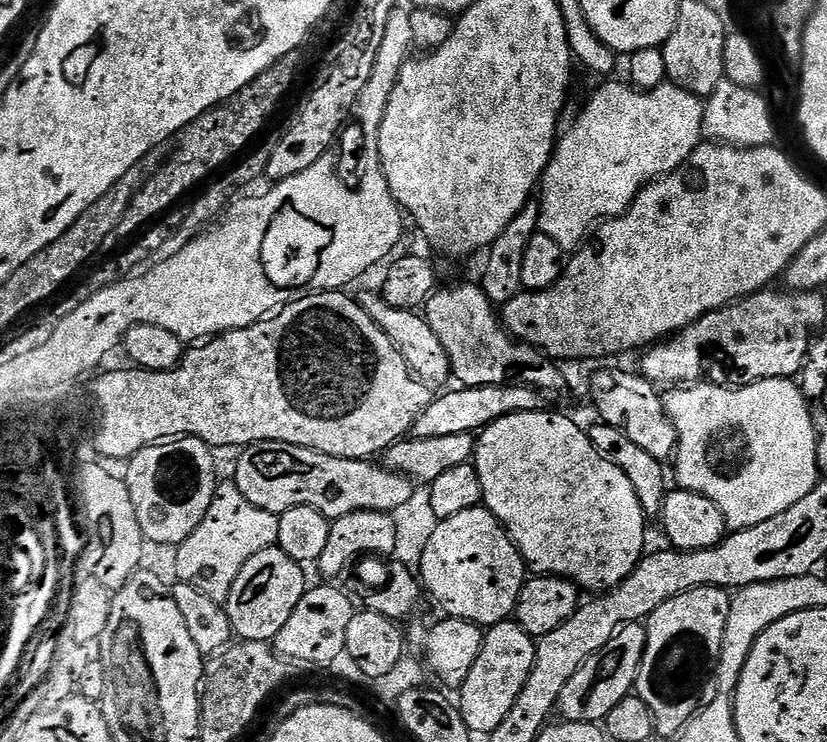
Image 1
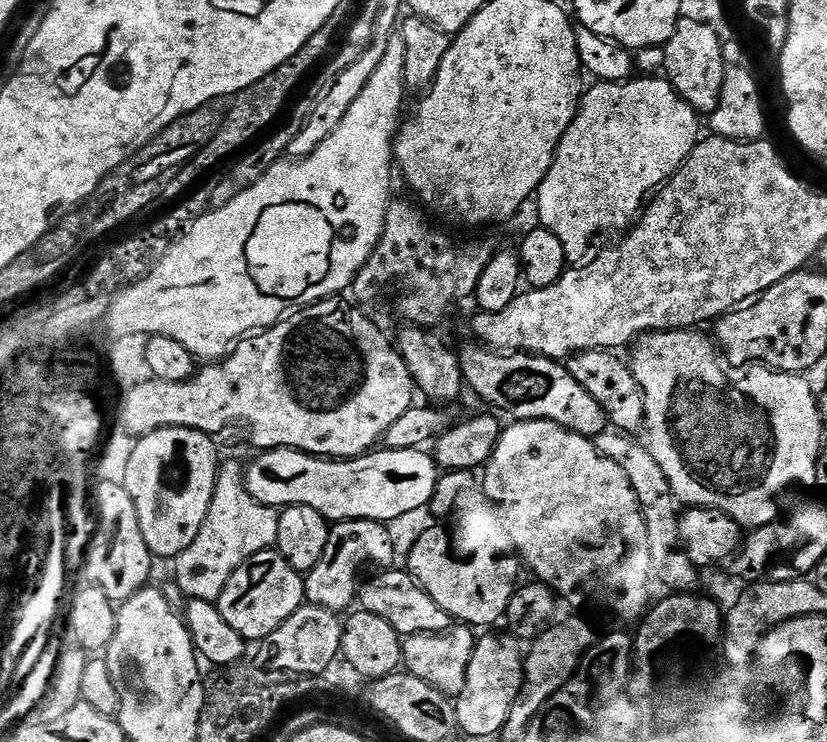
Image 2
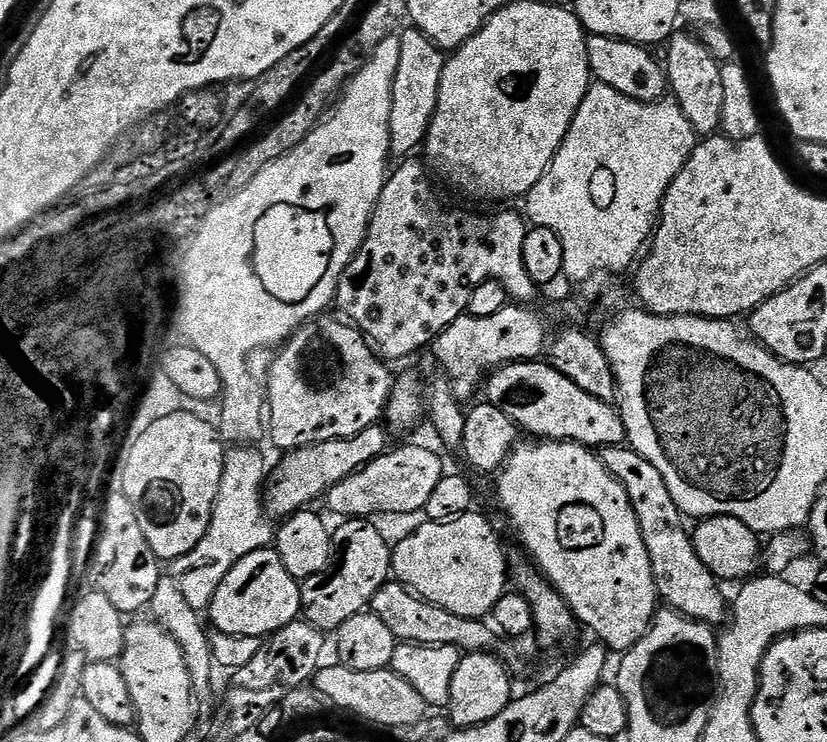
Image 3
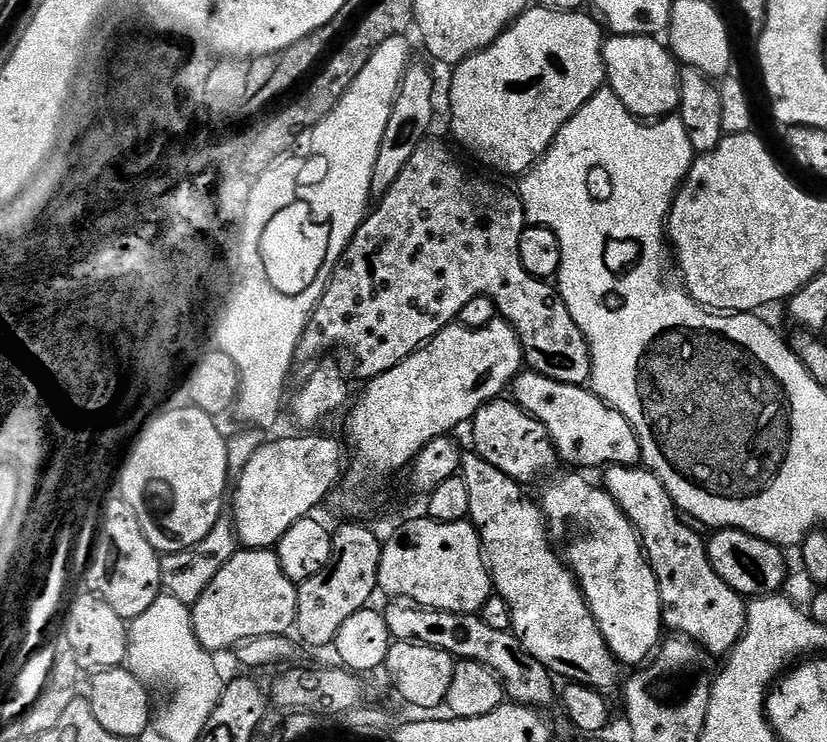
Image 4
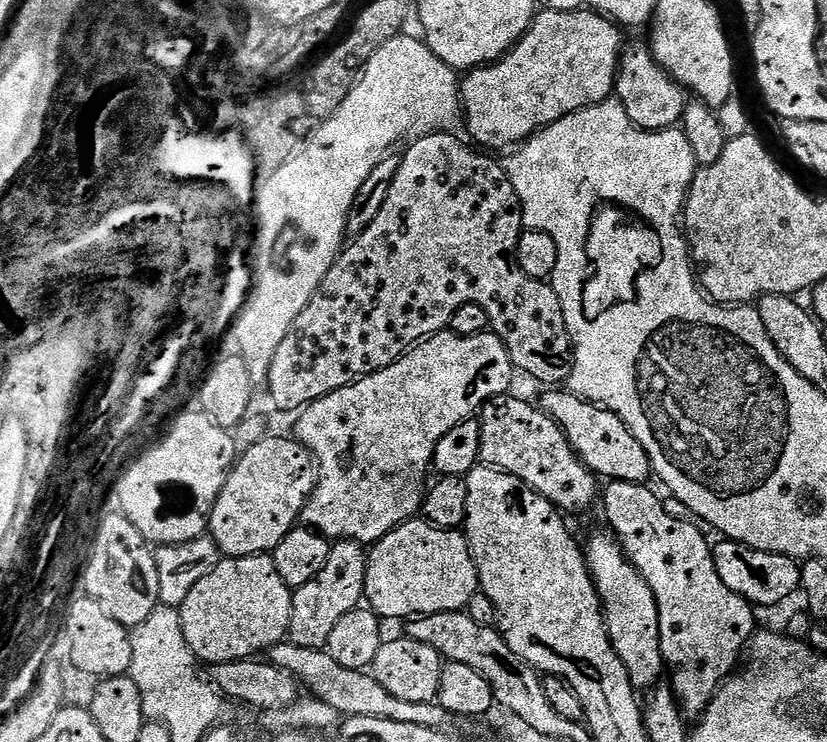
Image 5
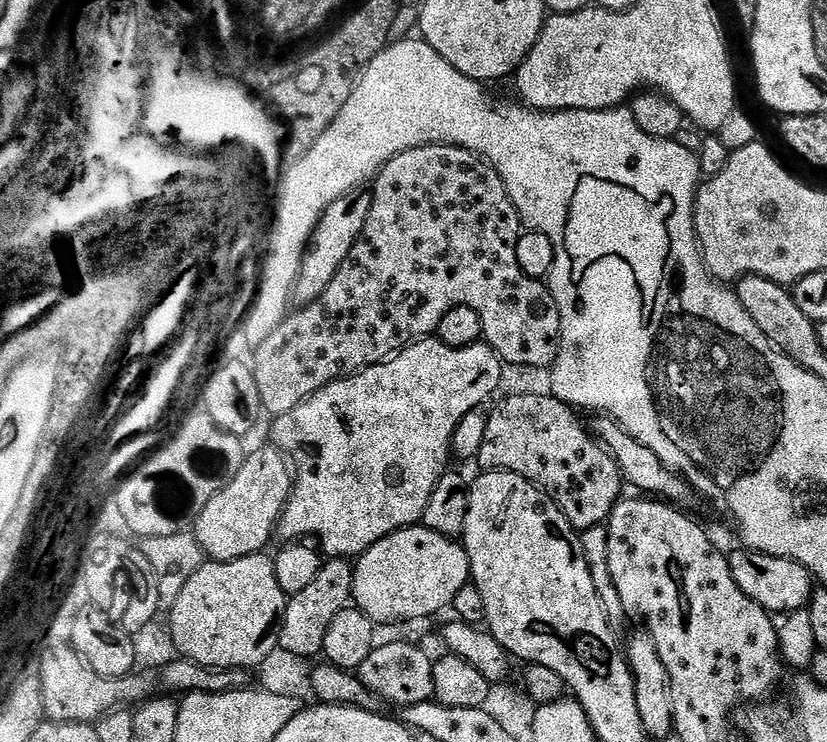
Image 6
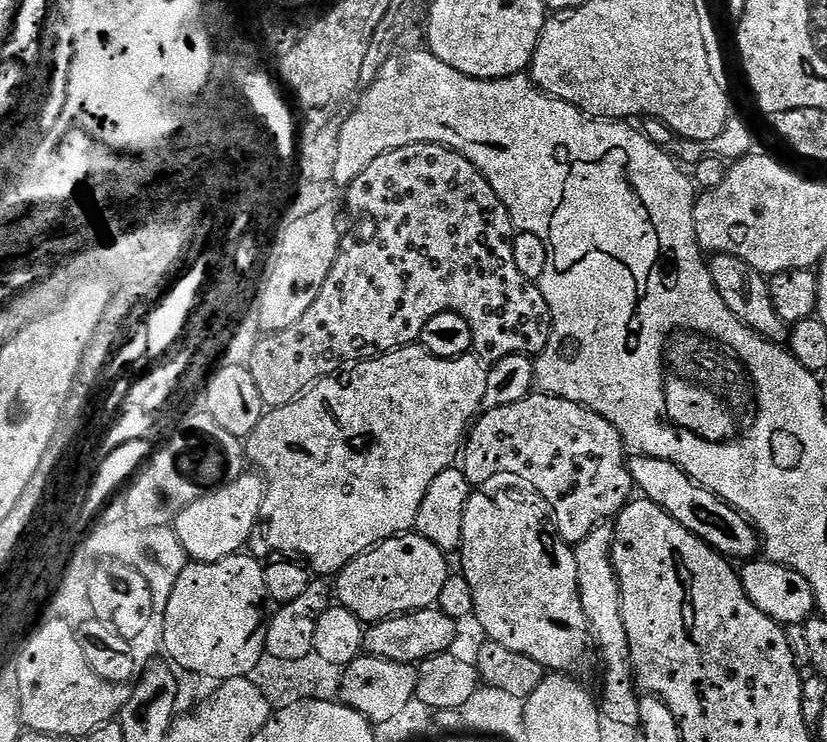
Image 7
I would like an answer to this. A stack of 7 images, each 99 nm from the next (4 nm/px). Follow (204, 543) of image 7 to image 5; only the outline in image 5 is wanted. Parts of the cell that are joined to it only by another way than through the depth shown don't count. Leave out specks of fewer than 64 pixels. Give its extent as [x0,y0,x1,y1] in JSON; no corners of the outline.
[208,434,318,558]

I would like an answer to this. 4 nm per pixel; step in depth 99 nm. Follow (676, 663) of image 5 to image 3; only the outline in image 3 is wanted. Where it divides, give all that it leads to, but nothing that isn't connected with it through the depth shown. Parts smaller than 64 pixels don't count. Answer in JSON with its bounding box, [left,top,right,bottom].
[598,446,726,626]

